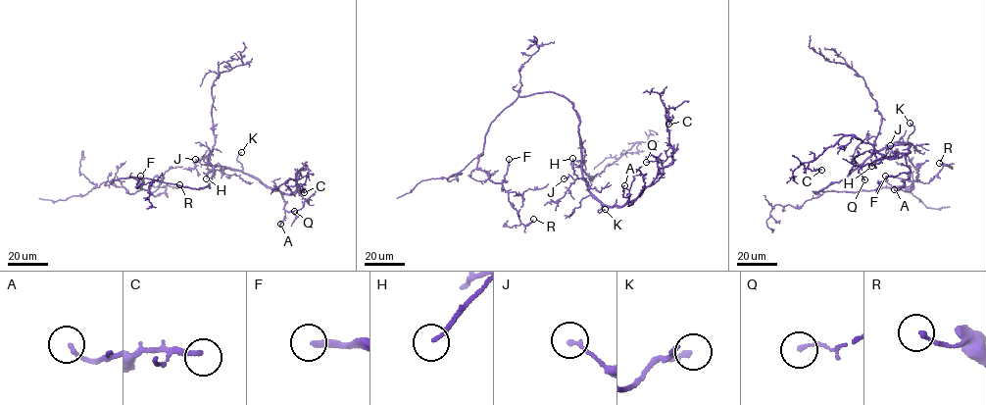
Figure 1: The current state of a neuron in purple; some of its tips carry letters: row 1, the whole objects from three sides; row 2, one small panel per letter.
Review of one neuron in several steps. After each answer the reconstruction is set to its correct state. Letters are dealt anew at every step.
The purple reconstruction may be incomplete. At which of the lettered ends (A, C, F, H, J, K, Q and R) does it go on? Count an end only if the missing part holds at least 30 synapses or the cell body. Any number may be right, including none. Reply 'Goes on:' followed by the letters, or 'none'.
Goes on: F

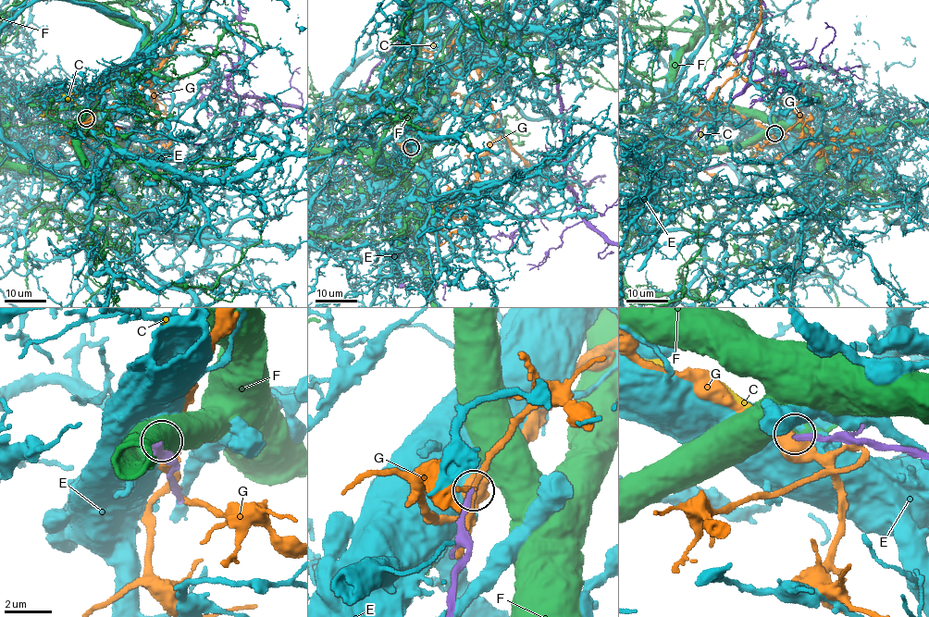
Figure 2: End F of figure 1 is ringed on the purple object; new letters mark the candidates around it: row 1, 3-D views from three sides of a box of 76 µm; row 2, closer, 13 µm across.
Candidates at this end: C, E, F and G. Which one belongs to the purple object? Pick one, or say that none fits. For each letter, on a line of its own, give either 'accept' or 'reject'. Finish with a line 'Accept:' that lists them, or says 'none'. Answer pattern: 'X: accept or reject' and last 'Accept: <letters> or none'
C: accept
E: reject
F: reject
G: reject
Accept: C

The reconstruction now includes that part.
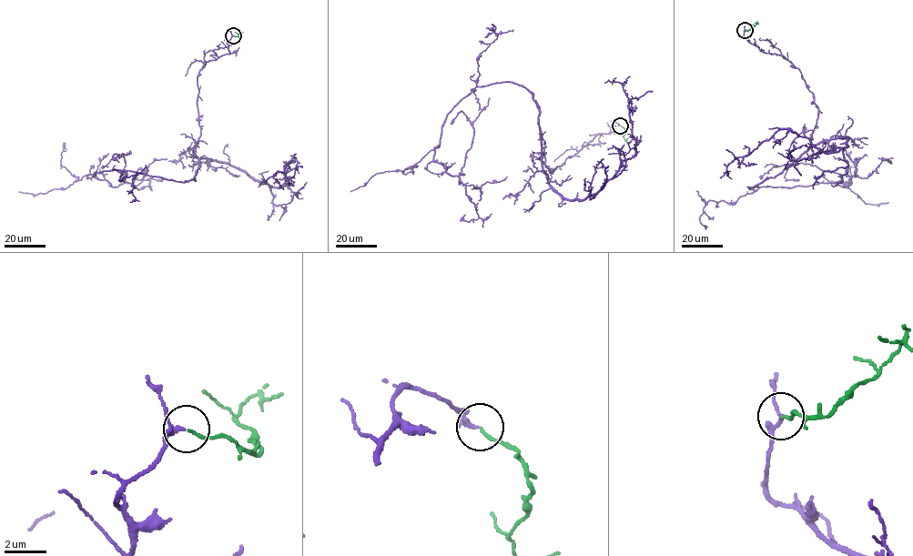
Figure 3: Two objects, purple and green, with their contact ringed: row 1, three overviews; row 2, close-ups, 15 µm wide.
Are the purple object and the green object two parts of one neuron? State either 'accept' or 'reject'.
accept

